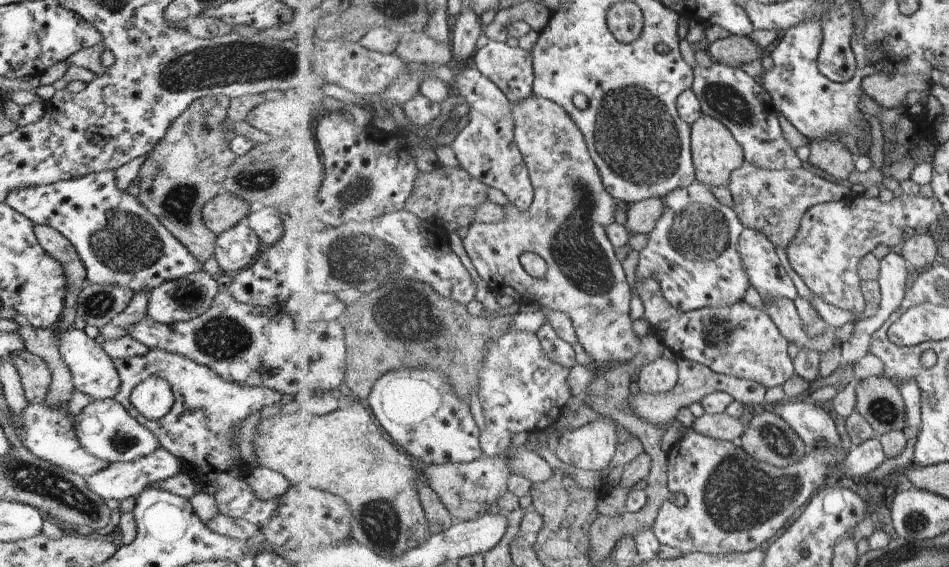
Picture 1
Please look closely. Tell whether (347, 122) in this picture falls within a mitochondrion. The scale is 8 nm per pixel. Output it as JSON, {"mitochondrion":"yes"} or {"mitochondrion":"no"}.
{"mitochondrion":"no"}

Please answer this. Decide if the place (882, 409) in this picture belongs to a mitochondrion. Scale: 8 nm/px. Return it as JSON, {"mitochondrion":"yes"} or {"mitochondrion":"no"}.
{"mitochondrion":"yes"}

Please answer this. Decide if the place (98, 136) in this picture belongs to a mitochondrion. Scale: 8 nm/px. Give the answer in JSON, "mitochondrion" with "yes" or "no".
{"mitochondrion":"no"}

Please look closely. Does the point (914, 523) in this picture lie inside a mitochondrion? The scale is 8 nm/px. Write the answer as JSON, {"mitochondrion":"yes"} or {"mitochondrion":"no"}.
{"mitochondrion":"yes"}

